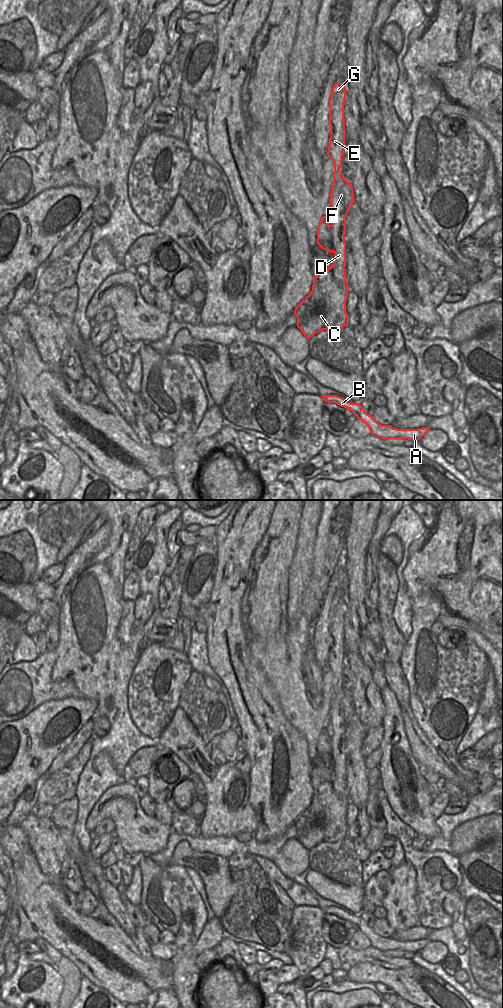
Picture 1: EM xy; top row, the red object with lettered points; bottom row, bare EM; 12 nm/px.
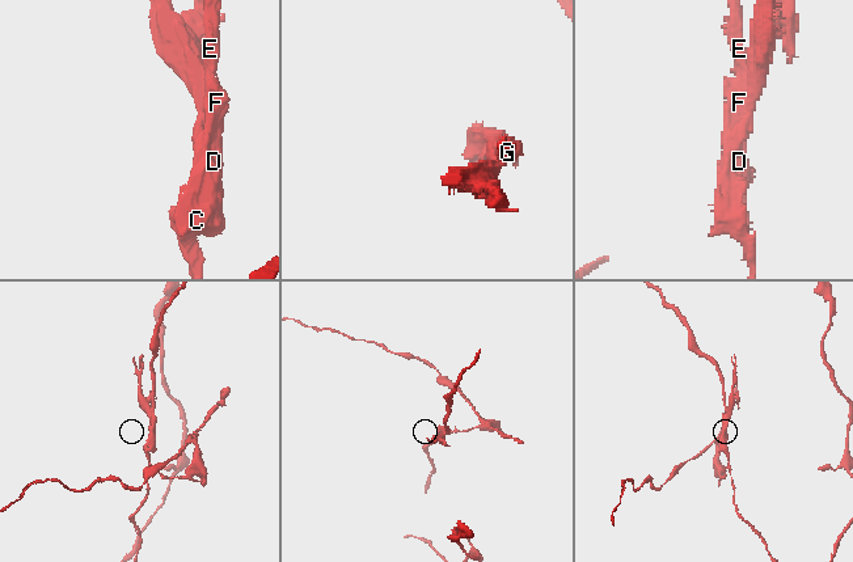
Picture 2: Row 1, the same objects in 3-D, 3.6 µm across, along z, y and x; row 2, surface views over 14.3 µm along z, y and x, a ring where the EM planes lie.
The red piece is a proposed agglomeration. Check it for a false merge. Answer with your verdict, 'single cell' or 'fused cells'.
fused cells

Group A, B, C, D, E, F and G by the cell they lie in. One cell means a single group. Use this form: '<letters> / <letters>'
A B C D F / E G

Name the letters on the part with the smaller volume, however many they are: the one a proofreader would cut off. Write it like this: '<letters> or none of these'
E, G.

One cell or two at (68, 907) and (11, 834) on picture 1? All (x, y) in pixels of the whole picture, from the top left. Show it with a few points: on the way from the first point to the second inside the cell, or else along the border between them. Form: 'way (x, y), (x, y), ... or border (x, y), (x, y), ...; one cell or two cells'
border (31, 850), (13, 862); two cells

